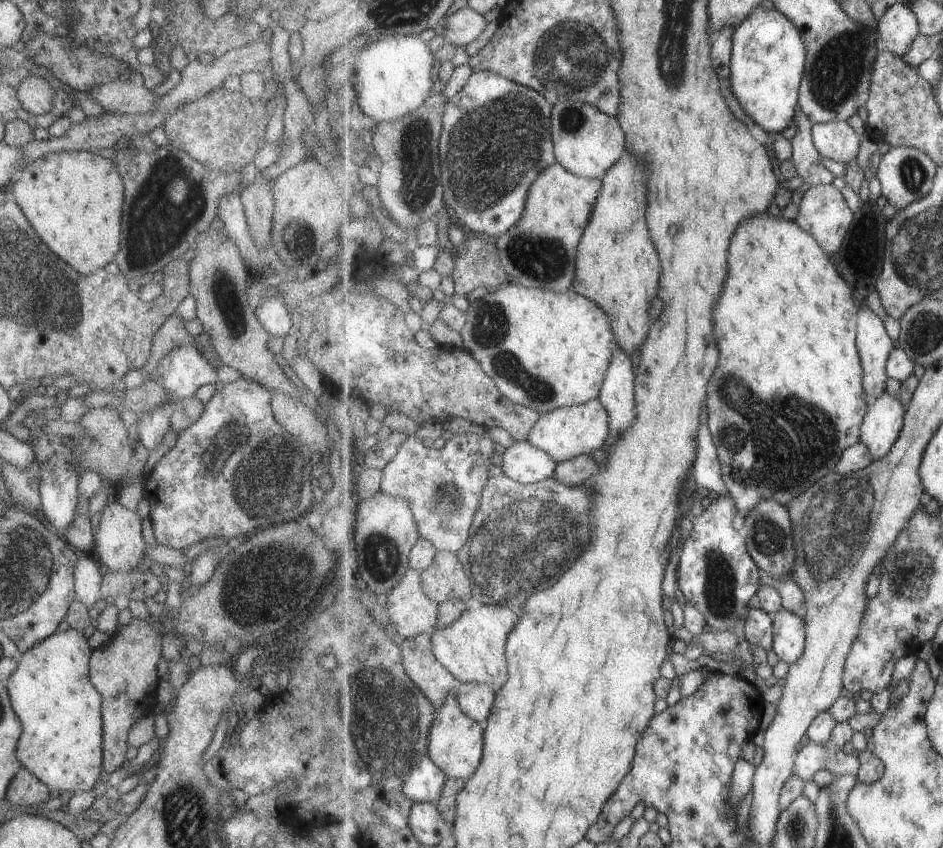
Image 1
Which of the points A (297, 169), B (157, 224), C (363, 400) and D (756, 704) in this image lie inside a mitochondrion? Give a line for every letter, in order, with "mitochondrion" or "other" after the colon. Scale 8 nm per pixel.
A: other
B: mitochondrion
C: other
D: other

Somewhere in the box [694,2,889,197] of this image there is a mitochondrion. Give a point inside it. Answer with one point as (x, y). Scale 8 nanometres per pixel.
(838, 68)

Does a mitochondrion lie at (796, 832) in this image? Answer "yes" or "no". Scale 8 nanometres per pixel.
yes

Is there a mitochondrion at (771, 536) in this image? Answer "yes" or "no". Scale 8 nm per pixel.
yes

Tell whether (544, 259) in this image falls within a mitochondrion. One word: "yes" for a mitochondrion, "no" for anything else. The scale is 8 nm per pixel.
yes

